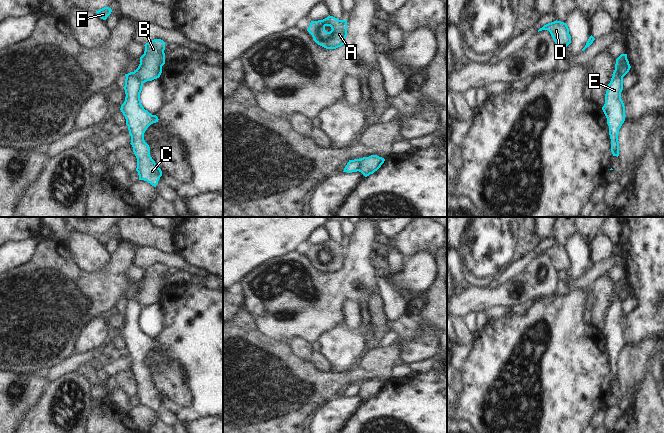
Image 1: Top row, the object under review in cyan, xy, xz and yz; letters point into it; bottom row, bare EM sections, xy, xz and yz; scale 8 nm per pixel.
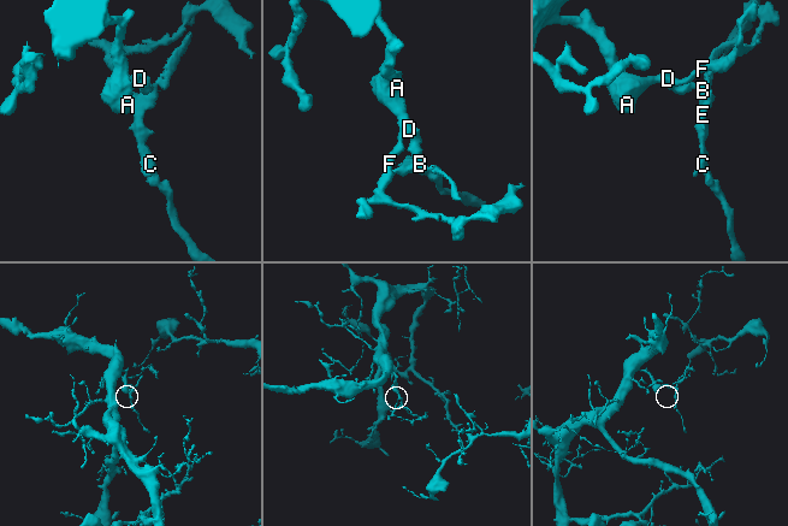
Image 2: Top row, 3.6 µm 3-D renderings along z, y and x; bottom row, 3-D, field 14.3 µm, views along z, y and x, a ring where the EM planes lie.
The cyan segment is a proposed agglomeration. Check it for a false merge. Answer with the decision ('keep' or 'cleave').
cleave

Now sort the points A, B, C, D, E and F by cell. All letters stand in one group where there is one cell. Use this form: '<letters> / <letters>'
A B D F / C E

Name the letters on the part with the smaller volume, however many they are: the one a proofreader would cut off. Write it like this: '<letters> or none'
C, E.

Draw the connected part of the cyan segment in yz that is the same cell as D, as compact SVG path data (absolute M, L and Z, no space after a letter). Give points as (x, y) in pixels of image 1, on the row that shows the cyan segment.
M554 21L544 25L542 28L538 30L548 30L557 44L558 47L560 46L568 46L571 43L571 36L569 34L569 28L566 23L561 21Z

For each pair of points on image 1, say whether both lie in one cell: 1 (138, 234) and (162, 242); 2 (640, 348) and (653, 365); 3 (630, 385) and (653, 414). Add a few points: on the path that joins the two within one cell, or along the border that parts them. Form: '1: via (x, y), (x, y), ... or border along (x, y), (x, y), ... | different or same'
1: via (144, 234), (156, 236) | same
2: border along (653, 352), (645, 362), (645, 369) | different
3: border along (646, 370), (637, 387), (636, 395), (630, 402) | different

